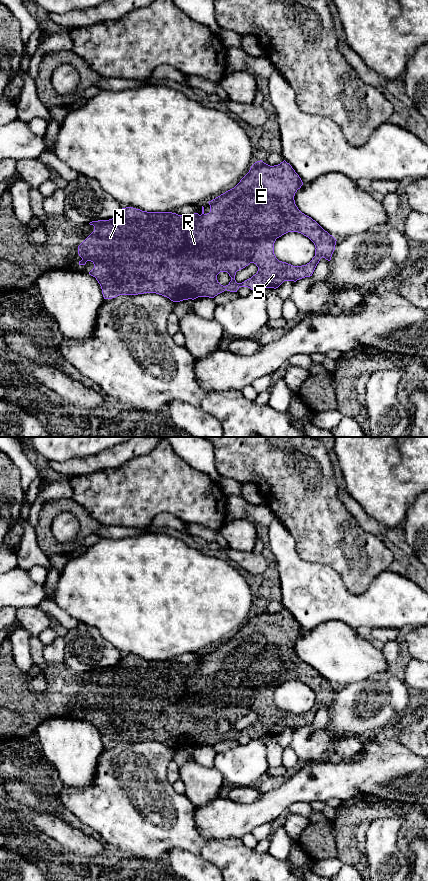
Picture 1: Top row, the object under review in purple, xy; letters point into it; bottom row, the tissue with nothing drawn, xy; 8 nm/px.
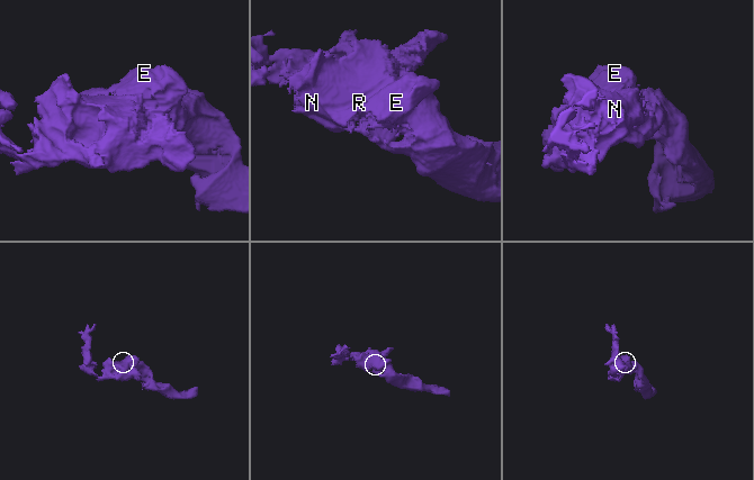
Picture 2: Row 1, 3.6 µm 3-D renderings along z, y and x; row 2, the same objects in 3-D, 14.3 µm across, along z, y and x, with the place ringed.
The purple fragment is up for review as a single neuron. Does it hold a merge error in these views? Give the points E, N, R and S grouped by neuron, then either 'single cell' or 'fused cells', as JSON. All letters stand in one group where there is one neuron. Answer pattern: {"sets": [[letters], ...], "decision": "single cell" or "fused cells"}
{"sets": [["E", "N", "R", "S"]], "decision": "single cell"}

